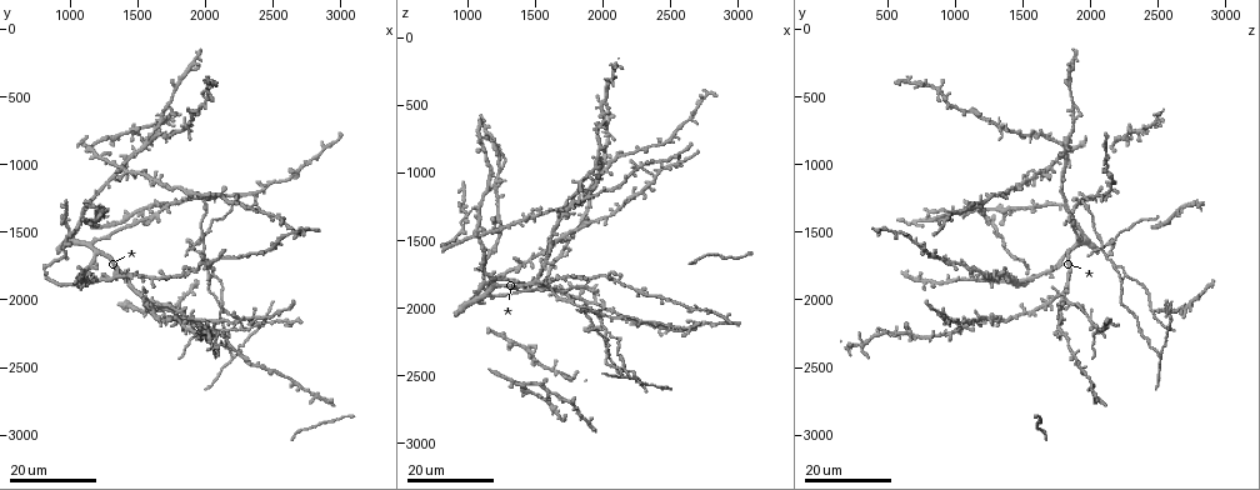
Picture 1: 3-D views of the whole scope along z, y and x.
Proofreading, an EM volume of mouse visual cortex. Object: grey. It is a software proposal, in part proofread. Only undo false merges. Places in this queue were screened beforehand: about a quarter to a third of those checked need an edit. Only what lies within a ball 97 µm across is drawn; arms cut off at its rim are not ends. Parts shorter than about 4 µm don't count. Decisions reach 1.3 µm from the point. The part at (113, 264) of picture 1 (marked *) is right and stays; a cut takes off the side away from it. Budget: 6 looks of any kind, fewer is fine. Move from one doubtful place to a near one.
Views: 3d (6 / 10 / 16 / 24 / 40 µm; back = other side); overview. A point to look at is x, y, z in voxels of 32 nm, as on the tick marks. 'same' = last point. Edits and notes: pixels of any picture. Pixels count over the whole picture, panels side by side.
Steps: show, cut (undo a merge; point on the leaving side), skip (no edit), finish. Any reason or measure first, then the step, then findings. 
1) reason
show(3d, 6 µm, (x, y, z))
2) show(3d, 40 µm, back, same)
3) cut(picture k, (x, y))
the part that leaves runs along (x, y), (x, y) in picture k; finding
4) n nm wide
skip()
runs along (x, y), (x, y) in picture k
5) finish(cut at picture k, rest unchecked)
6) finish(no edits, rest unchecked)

thin neck
show(3d, 16 µm, (1660, 700, 1880))

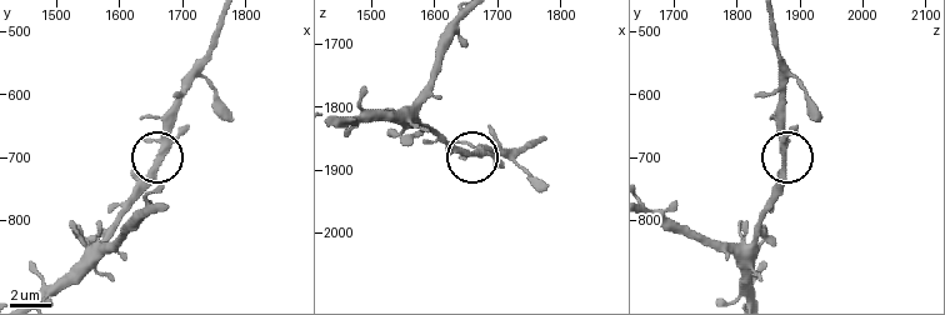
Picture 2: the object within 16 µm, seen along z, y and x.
show(3d, 10 µm, (1660, 705, 1870))

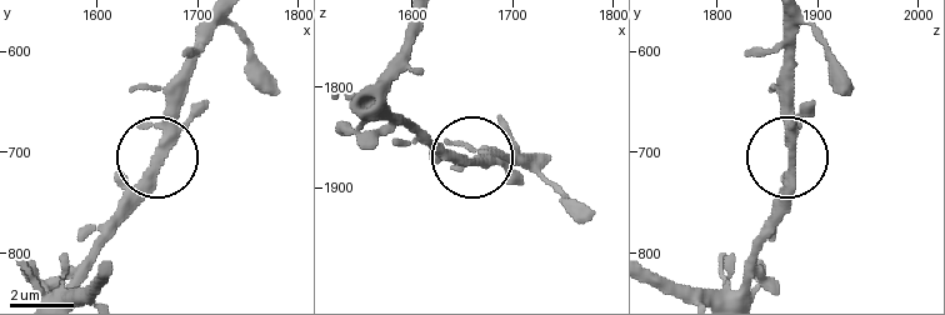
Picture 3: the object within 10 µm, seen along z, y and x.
3 arms
skip()
runs along (60, 291), (154, 154), (181, 68) in picture 3; continuous, no second neuron

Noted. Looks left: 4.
three arms meet
show(3d, 16 µm, (2240, 2400, 1880))

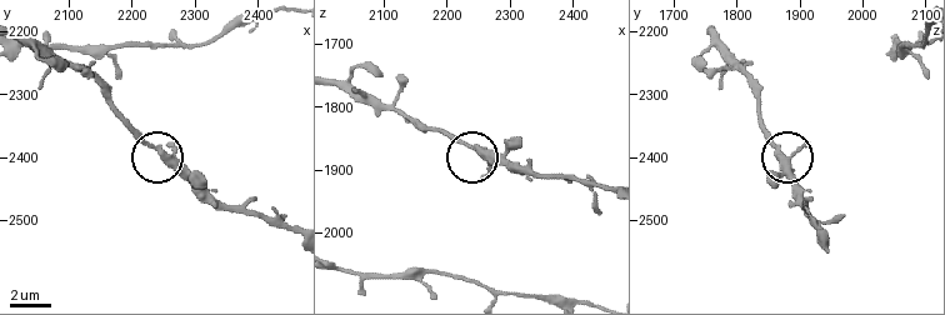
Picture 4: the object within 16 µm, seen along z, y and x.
show(3d, 10 µm, (2250, 2390, 1865))

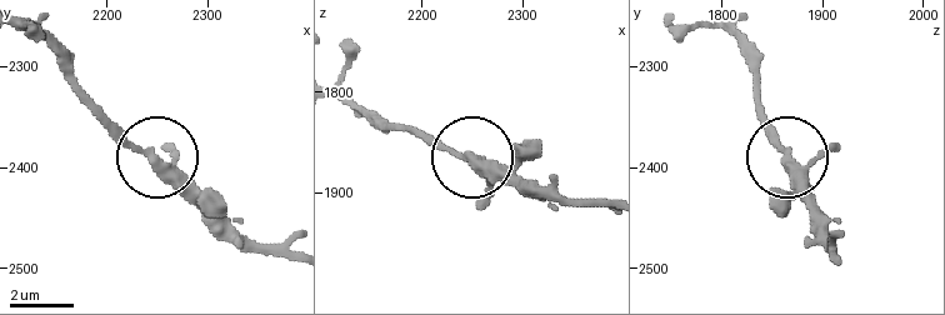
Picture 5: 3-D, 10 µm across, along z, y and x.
show(3d, 10 µm, back, (2252, 2394, 1866))

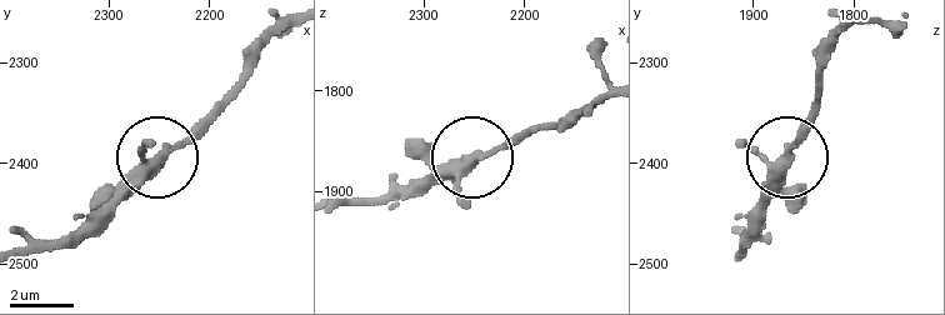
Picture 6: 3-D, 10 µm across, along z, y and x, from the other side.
240 nm wide
skip()
runs along (286, 24), (88, 223) in picture 6; all the same neuron

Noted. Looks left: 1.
finish(no edits, rest unchecked)

